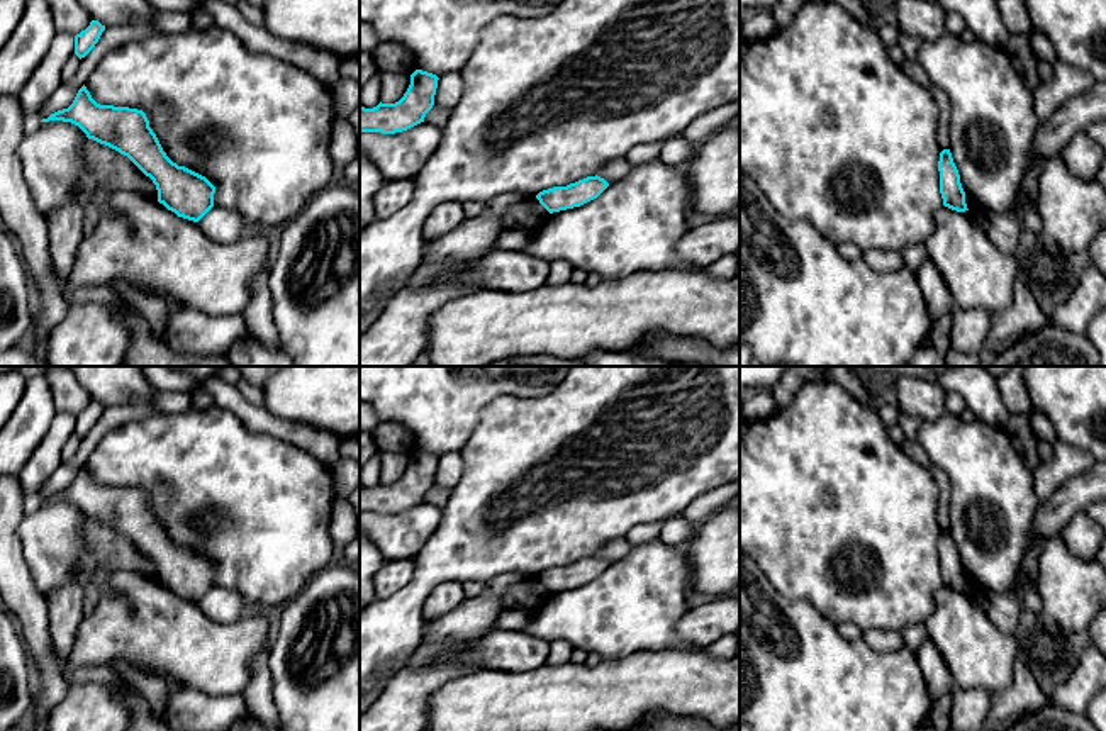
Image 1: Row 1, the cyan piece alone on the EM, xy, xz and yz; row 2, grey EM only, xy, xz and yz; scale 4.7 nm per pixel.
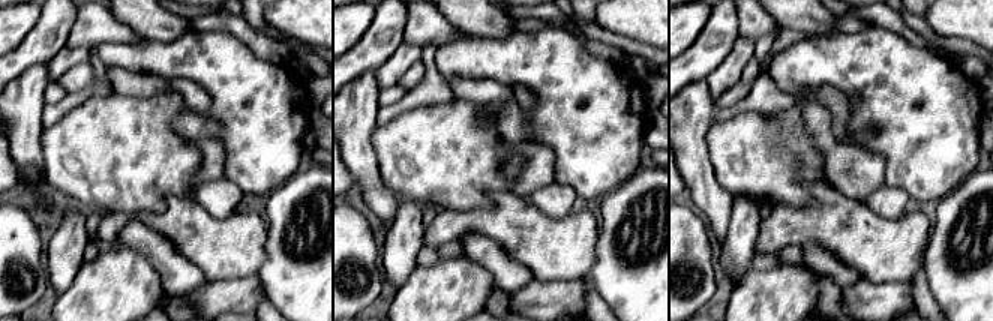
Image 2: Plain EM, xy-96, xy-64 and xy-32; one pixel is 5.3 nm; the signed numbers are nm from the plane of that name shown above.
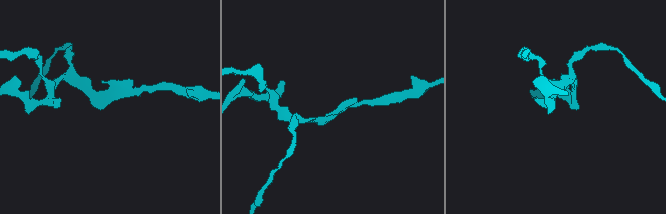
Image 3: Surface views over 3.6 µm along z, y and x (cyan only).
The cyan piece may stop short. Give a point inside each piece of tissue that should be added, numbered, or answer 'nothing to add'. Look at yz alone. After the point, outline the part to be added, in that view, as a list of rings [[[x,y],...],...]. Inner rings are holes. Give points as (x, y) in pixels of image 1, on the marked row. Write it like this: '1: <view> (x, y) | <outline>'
nothing to add

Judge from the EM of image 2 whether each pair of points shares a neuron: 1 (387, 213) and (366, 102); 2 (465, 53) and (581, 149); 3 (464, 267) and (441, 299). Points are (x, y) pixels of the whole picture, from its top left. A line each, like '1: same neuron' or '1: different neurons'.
1: same neuron
2: same neuron
3: same neuron

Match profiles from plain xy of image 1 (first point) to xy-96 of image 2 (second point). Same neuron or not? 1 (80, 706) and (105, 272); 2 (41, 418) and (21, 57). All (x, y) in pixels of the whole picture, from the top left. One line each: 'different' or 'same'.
1: same
2: same

